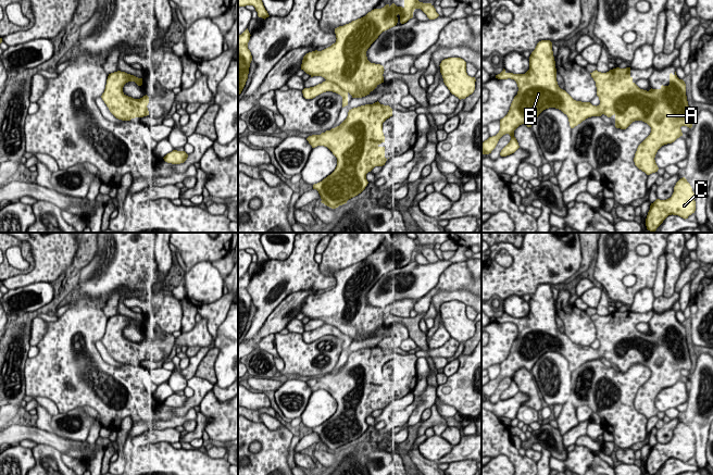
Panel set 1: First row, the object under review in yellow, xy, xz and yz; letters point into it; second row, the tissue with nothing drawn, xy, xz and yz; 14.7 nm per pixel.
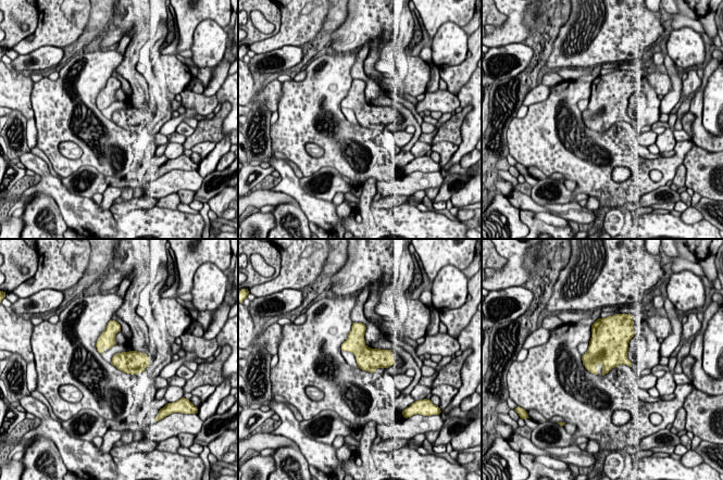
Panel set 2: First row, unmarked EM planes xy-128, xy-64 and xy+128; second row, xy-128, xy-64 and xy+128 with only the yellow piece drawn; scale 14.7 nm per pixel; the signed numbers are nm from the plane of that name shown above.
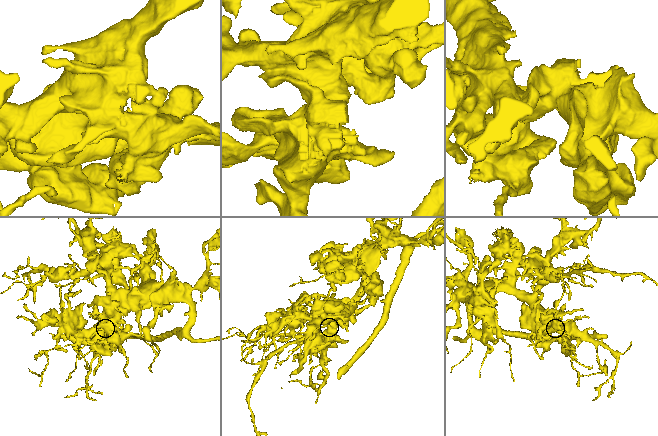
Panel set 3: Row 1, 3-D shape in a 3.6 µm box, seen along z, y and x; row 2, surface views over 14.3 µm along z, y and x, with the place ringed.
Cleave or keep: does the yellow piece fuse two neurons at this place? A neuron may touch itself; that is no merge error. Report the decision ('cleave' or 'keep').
keep

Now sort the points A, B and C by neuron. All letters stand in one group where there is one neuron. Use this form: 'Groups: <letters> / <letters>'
Groups: A B C

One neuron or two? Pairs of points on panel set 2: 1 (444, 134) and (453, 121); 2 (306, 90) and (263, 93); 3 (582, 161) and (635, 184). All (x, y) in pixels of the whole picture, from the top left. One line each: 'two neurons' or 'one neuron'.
1: one neuron
2: two neurons
3: one neuron

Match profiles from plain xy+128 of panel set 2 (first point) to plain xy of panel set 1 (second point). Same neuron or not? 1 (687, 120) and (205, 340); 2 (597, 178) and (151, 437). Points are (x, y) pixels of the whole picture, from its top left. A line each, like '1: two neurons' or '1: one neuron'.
1: two neurons
2: two neurons

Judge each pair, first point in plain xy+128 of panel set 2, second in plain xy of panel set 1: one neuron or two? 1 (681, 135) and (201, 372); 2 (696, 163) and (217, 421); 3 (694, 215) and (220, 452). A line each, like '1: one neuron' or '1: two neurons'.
1: two neurons
2: one neuron
3: one neuron

